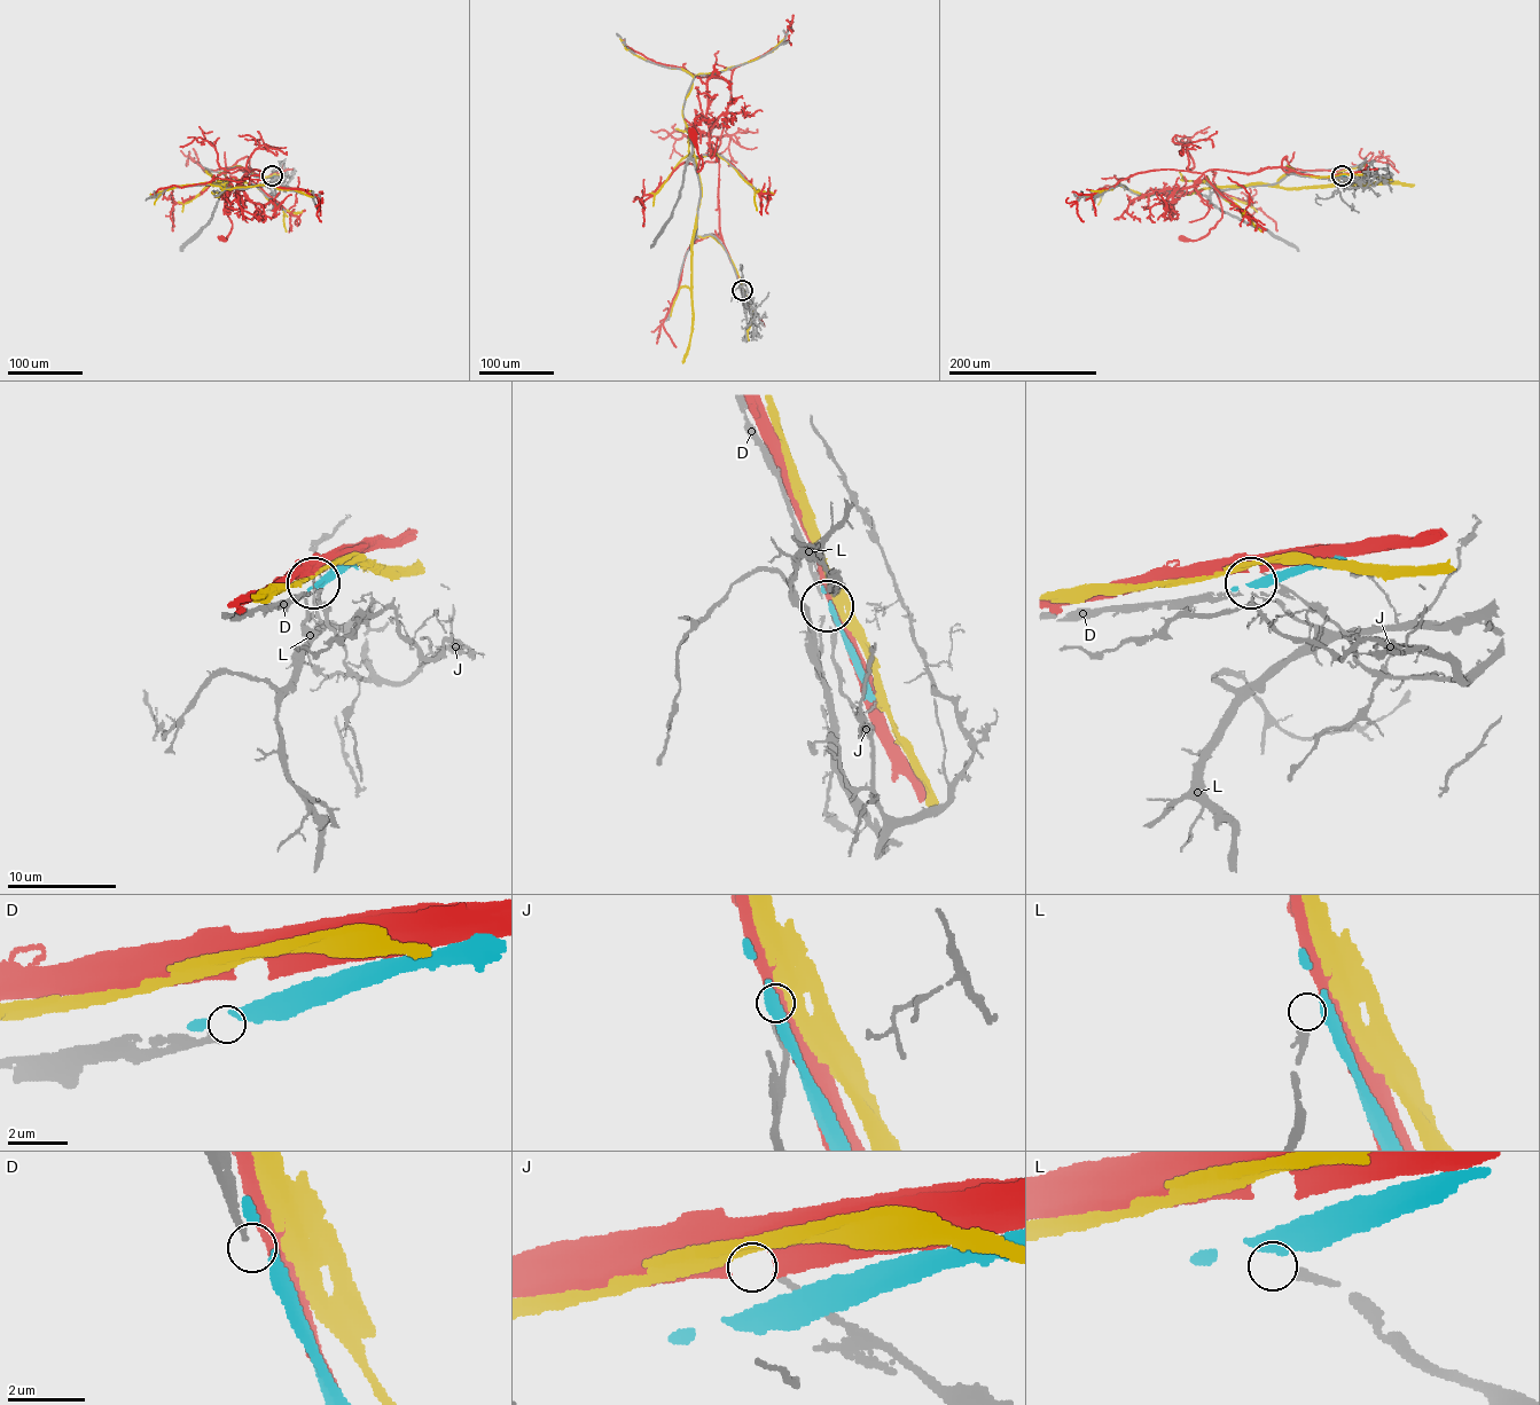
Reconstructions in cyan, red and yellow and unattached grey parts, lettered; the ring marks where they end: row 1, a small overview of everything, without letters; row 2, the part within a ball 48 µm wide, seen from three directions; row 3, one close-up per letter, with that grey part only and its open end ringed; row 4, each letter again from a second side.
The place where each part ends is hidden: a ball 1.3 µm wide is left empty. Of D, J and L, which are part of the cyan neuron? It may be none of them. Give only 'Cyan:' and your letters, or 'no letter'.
Cyan: D

